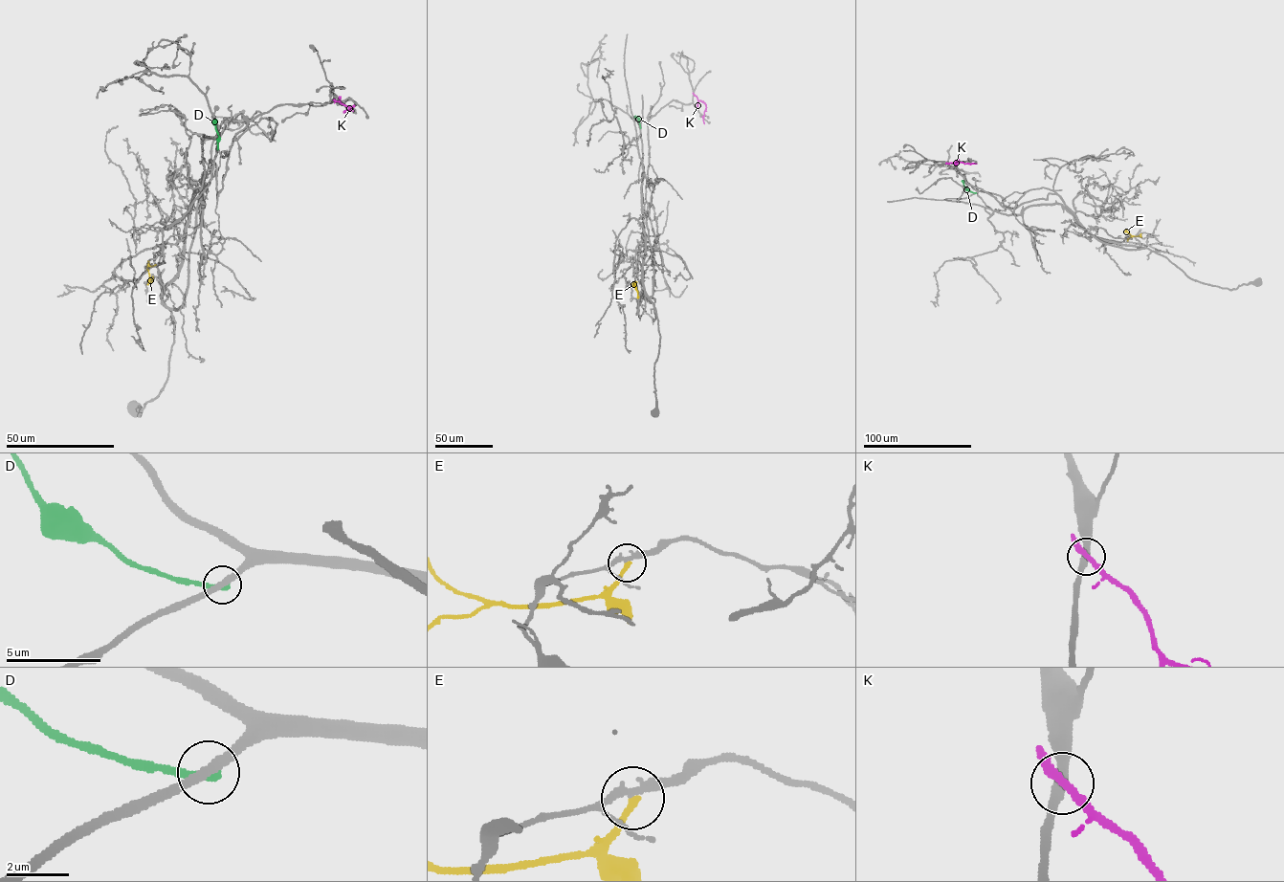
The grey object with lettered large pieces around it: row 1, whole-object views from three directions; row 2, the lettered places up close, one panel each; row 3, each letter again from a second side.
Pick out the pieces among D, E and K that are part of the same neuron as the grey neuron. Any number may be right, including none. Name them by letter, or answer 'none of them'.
none of them

